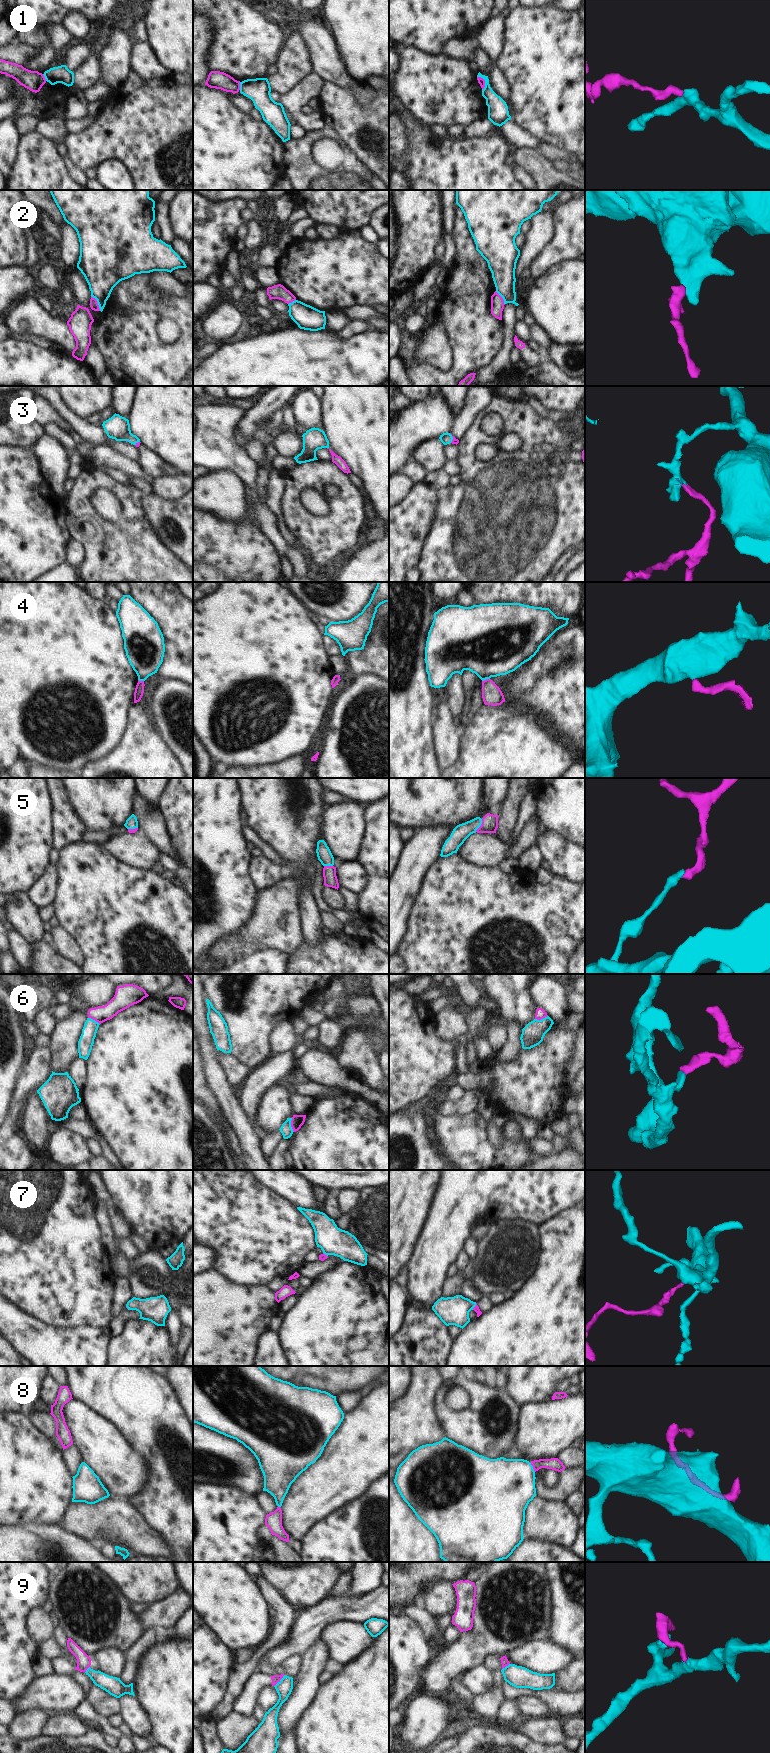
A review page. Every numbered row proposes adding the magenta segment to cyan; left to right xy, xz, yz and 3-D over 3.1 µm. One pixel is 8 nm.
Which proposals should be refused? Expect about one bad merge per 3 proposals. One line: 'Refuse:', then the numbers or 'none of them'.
Refuse: 1, 2, 4, 6, 9

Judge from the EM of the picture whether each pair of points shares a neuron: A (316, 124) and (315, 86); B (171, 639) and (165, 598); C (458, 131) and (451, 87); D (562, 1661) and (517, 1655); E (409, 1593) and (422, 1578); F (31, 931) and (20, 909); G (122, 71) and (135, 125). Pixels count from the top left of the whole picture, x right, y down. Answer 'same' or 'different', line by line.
A: same
B: same
C: different
D: same
E: same
F: same
G: different

